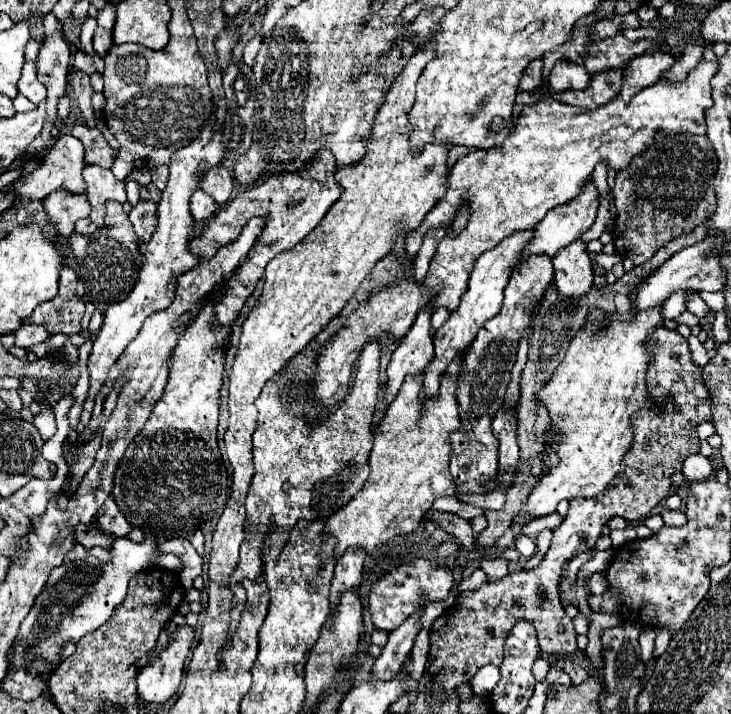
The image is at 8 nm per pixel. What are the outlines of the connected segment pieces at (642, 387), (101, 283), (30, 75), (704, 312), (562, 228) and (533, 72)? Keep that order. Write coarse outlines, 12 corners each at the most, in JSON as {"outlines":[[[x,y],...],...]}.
{"outlines":[[[661,309],[581,329],[535,395],[557,431],[527,519],[595,497],[647,397]],[[121,203],[103,229],[69,237],[71,265],[93,303],[123,301],[141,265]],[[35,61],[25,63],[17,83],[31,103],[43,103],[47,89],[37,79]],[[689,291],[685,307],[699,319],[709,315],[709,305],[699,293]],[[587,181],[575,201],[551,209],[525,247],[555,255],[597,217],[599,191]],[[541,59],[523,71],[519,89],[535,91],[541,85]]]}

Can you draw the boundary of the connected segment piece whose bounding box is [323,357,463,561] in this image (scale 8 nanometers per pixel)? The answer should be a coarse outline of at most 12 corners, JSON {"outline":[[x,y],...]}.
{"outline":[[463,359],[419,401],[419,377],[373,427],[369,479],[327,517],[373,553],[455,495],[451,431]]}

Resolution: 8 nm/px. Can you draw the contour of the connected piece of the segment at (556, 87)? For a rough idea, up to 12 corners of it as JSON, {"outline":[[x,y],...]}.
{"outline":[[559,61],[551,71],[553,91],[587,89],[583,65]]}

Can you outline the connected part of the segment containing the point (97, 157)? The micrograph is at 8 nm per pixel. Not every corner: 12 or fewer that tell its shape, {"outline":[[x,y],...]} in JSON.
{"outline":[[75,125],[85,147],[85,163],[111,169],[113,149],[95,127]]}

